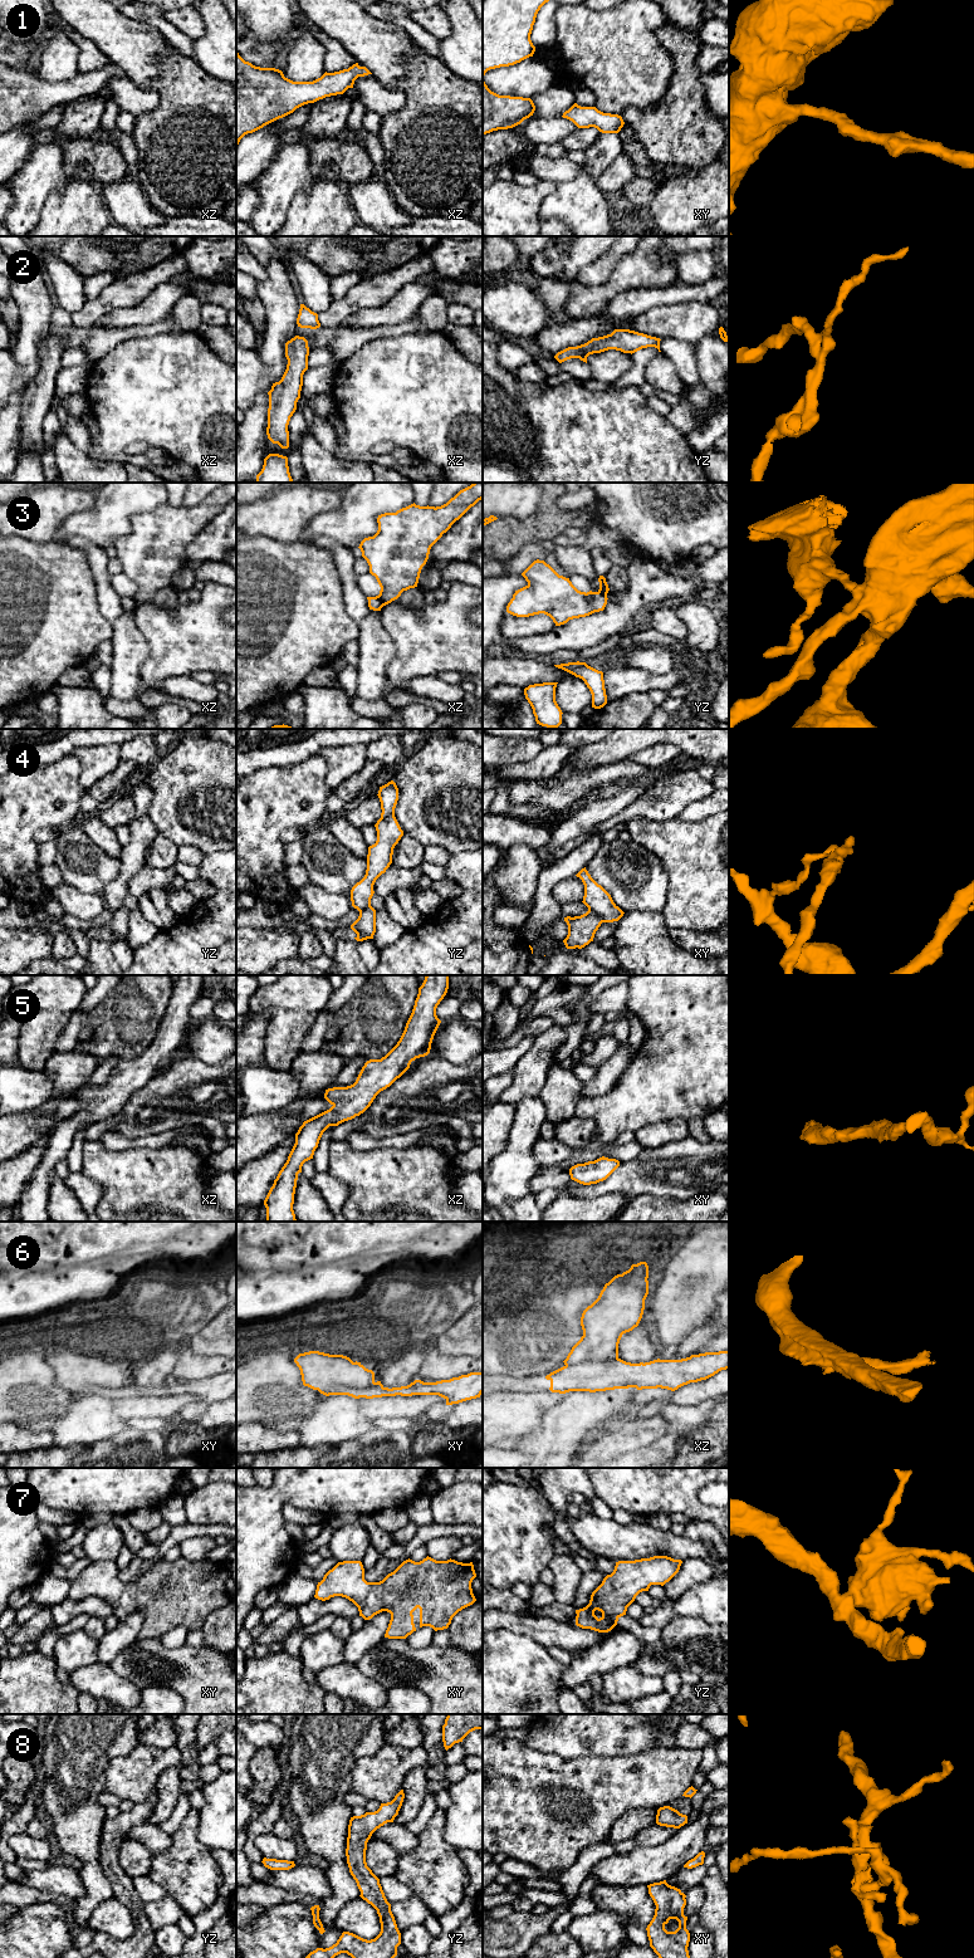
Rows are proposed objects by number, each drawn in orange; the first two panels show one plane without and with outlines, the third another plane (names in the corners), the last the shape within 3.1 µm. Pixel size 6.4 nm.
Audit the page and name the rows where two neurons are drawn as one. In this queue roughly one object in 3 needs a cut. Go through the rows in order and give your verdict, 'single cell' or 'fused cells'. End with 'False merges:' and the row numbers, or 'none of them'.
1: single cell
2: single cell
3: fused cells
4: fused cells
5: single cell
6: fused cells
7: single cell
8: single cell
False merges: 3, 4, 6

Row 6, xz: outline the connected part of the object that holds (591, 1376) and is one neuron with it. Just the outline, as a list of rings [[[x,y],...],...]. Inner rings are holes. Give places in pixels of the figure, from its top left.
[[[729,1351],[691,1355],[681,1360],[654,1360],[631,1364],[621,1359],[611,1362],[583,1362],[563,1366],[545,1376],[552,1392],[606,1391],[636,1387],[667,1389],[671,1391],[706,1380],[729,1369]]]

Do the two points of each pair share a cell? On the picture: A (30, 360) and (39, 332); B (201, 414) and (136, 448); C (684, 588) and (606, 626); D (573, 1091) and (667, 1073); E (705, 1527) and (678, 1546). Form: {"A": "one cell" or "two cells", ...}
{"A": "one cell", "B": "two cells", "C": "one cell", "D": "two cells", "E": "two cells"}

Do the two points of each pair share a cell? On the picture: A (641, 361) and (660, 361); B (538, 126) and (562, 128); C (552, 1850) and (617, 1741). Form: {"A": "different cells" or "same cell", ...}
{"A": "different cells", "B": "same cell", "C": "different cells"}

